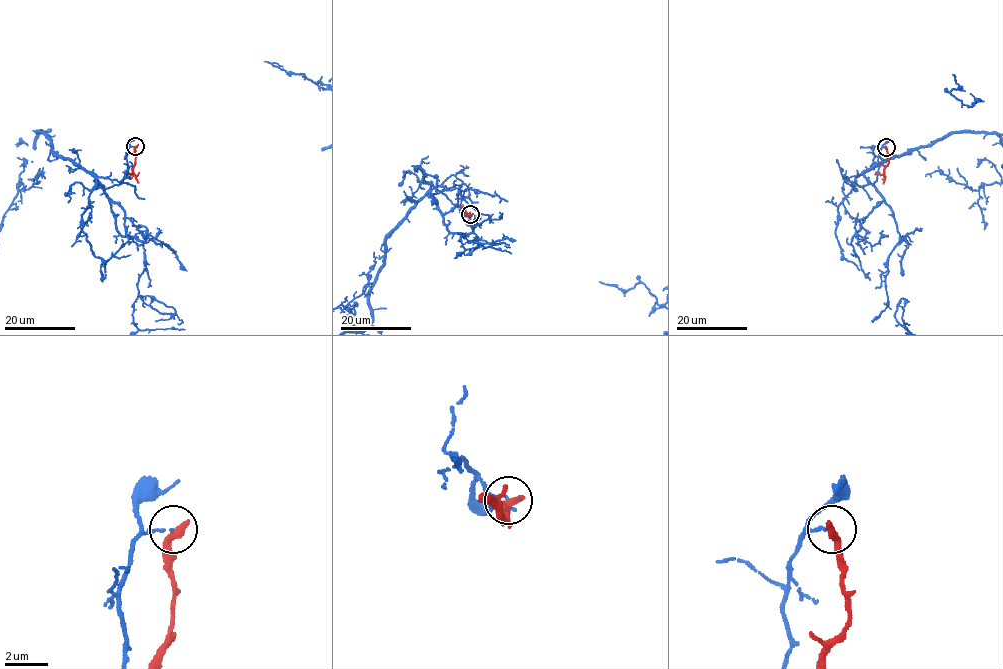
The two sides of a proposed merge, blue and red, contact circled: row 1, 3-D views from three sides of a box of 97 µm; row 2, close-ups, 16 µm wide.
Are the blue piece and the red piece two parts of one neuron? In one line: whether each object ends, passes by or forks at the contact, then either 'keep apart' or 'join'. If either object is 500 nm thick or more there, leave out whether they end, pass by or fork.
blue ends there; red ends there; keep apart

